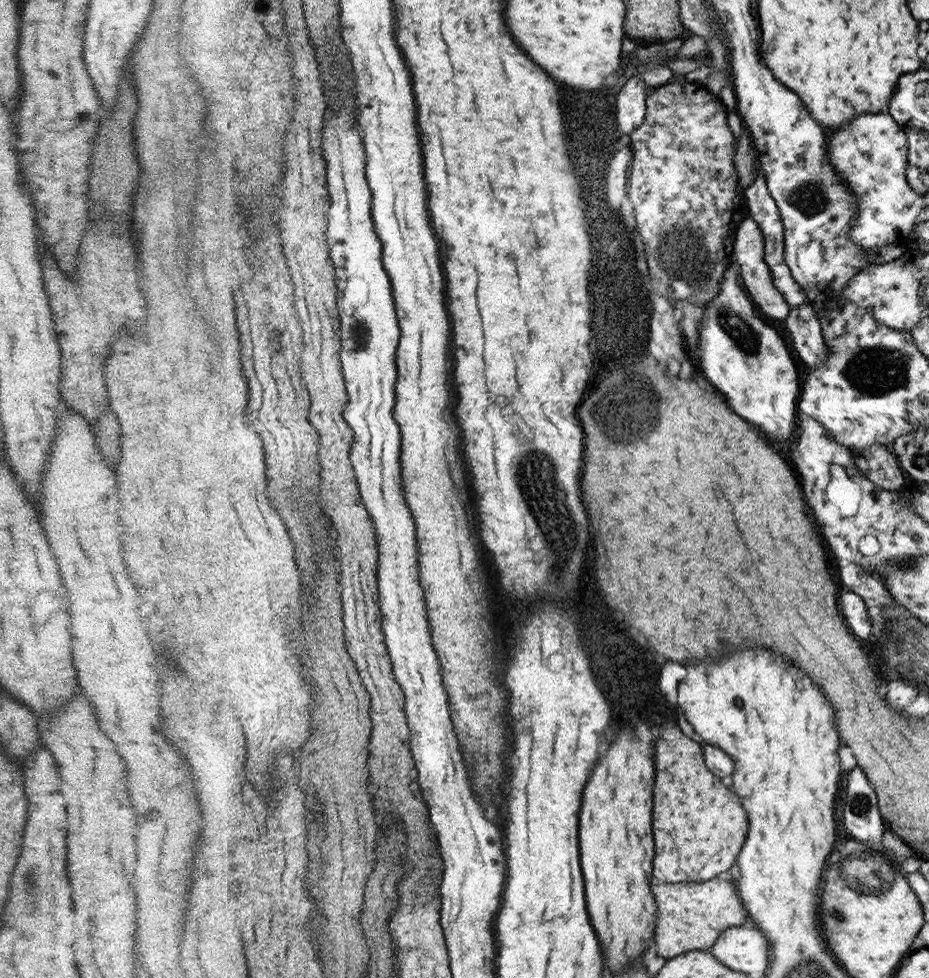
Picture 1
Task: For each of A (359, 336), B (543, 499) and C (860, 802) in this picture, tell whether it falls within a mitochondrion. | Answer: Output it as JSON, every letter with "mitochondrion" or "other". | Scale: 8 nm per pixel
{"A":"mitochondrion","B":"mitochondrion","C":"mitochondrion"}

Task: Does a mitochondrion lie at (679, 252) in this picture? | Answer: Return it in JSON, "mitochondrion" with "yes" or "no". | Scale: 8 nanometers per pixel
{"mitochondrion":"yes"}

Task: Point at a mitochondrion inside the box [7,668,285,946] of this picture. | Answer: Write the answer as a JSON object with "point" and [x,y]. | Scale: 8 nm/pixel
{"point":[32,883]}

